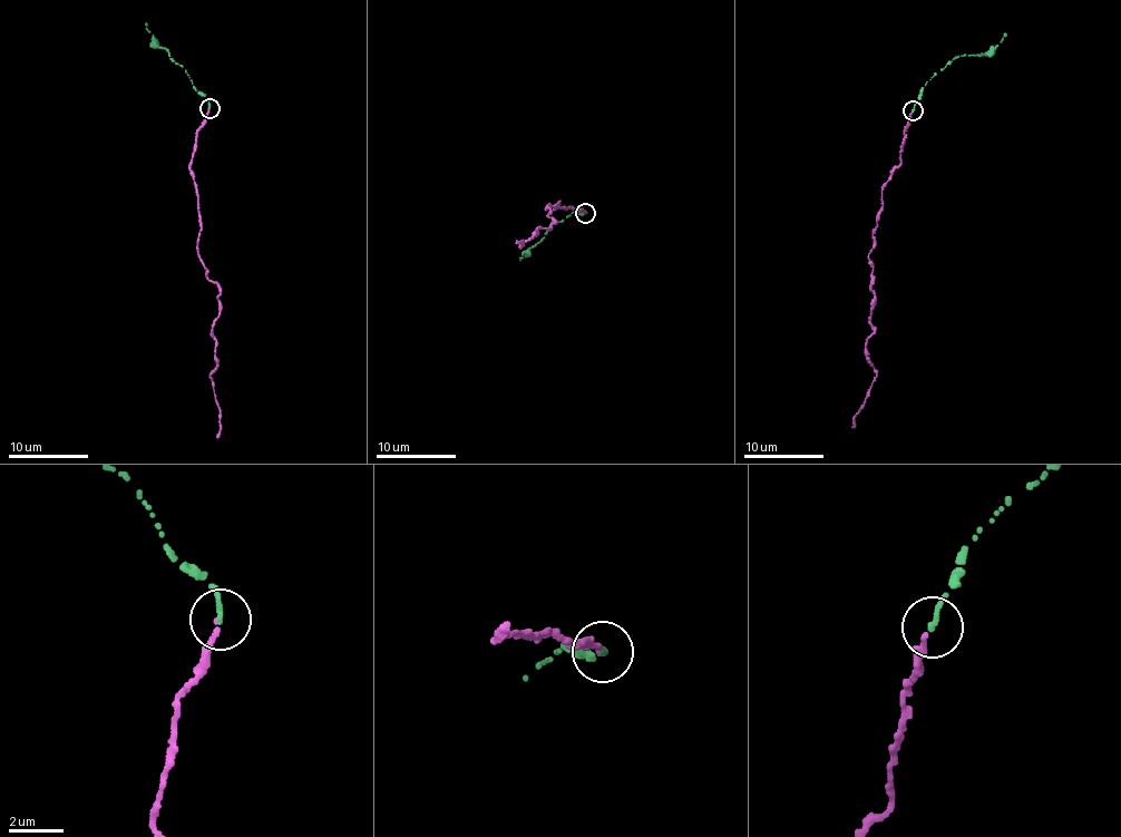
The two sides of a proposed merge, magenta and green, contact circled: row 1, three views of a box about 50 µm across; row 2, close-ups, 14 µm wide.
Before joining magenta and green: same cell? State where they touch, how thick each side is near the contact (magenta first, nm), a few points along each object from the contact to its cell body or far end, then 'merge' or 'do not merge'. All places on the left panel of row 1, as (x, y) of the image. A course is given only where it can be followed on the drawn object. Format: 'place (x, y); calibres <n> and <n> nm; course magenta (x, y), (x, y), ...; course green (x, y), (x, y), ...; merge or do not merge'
place (210, 108); calibres 180 and 200 nm; course magenta (208, 107), (189, 168), (202, 223), (197, 258), (220, 293), (217, 367), (208, 376), (221, 410), (217, 437); course green (210, 107), (205, 96), (173, 61), (167, 50), (157, 44), (145, 23); merge

